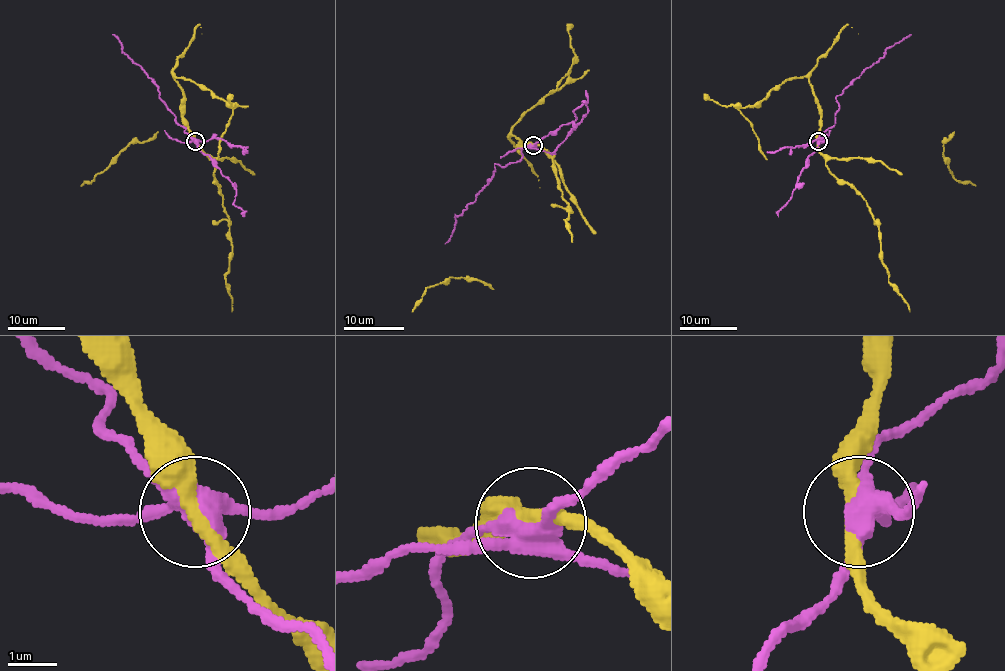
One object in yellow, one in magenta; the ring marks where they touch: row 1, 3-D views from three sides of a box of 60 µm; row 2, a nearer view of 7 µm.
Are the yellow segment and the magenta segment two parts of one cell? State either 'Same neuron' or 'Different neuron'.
Different neuron

